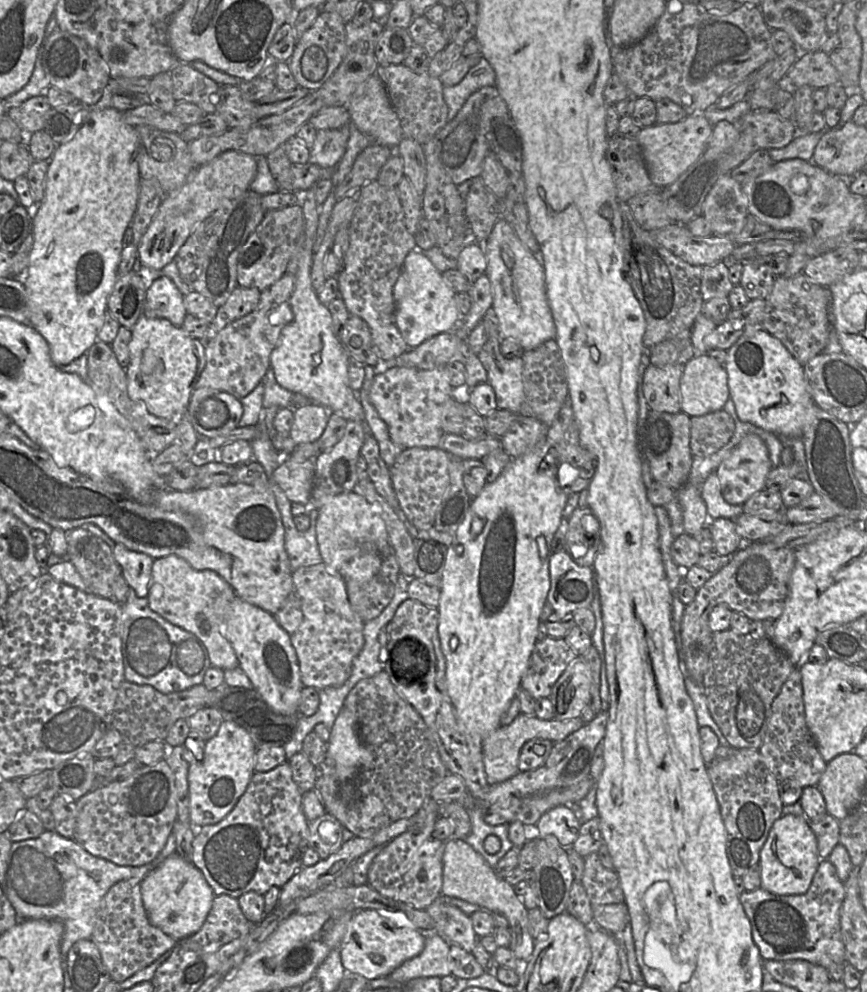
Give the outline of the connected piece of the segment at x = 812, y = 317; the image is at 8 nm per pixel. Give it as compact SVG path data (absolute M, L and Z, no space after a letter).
M800 273L793 277L776 276L767 301L767 314L761 326L777 338L804 366L823 352L829 341L828 287L823 287Z

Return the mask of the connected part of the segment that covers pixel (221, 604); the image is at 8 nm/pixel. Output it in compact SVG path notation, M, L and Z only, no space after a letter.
M169 555L154 559L149 607L168 622L197 636L206 646L211 666L222 670L239 667L235 651L225 636L228 607L236 598L232 586L212 570L196 570L186 560Z

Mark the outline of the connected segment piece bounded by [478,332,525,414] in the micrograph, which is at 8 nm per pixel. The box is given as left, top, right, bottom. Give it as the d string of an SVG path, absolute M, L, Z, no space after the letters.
M489 332L488 341L478 358L487 371L487 382L494 389L497 408L518 414L525 401L523 360L521 356L504 357L500 351L500 344L501 338Z

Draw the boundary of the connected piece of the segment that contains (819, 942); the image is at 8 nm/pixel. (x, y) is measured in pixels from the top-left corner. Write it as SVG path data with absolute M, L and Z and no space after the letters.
M828 860L819 862L805 894L779 896L759 888L739 895L751 923L753 941L764 961L805 960L826 969L847 962L840 925L840 909L844 897L844 883Z

